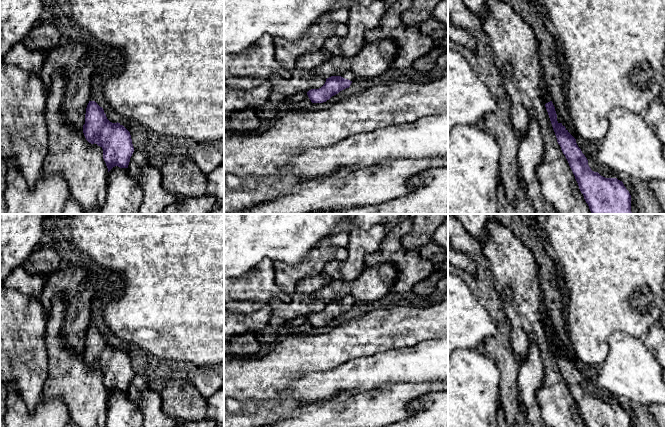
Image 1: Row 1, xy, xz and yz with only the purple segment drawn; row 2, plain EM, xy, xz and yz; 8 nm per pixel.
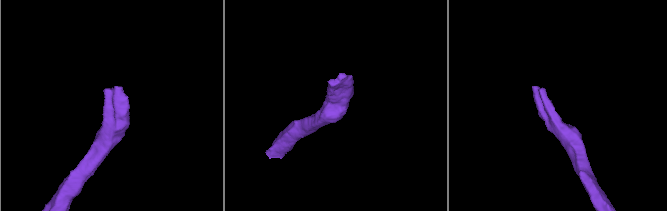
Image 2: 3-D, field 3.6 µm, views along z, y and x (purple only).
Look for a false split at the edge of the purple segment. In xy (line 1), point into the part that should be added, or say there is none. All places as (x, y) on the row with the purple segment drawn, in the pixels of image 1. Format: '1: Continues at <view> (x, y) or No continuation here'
1: Continues at xy (81, 164)

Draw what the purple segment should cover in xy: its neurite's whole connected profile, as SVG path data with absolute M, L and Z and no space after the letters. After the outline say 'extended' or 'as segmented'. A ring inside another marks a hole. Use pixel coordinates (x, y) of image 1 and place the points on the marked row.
M63 70L52 75L52 82L46 99L46 125L48 128L48 154L45 157L41 179L61 174L69 188L69 197L76 200L86 214L98 214L104 205L107 195L108 172L115 166L128 168L130 158L134 152L130 132L120 123L110 122L102 107L92 97L86 108L85 124L82 130L76 130L72 124L65 120L62 113L62 104L66 89L66 79Z | extended

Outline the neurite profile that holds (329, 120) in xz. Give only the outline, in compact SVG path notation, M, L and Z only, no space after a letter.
M448 70L442 78L430 82L396 81L376 85L360 93L352 93L321 111L288 112L258 137L236 135L224 138L224 214L236 214L262 205L294 193L307 184L287 171L269 185L259 185L253 189L230 189L225 185L225 177L228 174L234 174L240 179L275 177L288 168L294 157L310 149L328 148L355 134L413 123L444 112L448 112Z

